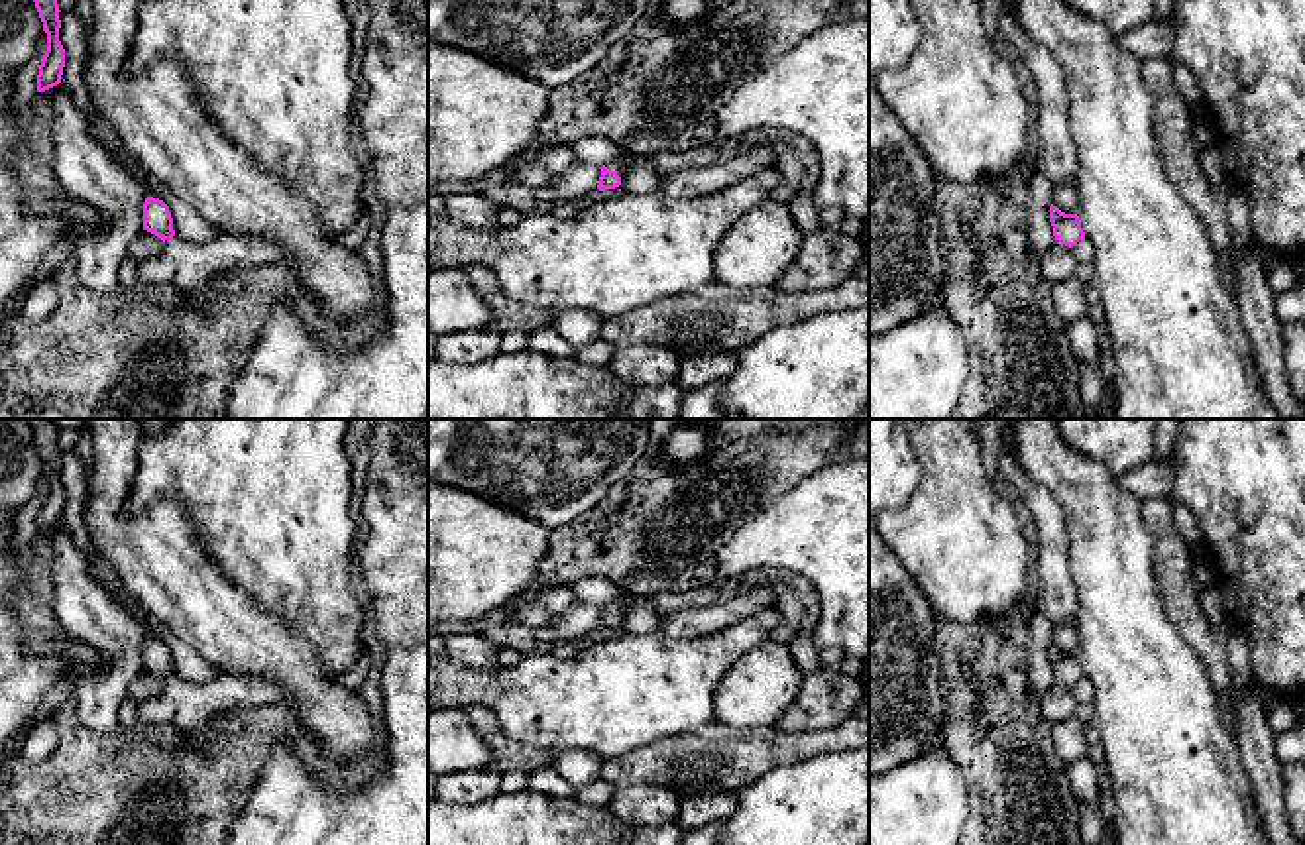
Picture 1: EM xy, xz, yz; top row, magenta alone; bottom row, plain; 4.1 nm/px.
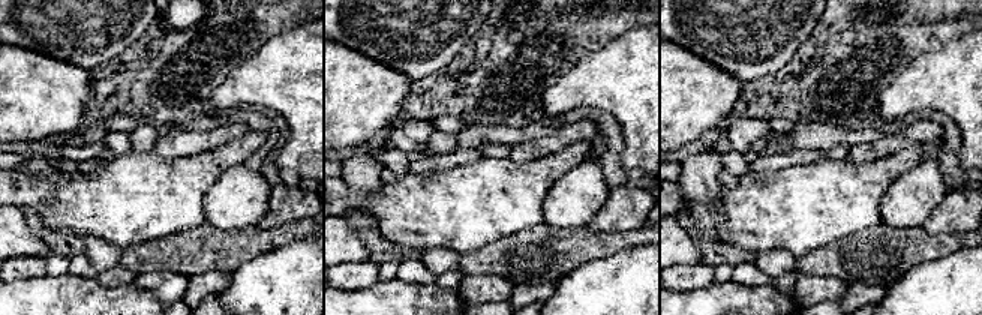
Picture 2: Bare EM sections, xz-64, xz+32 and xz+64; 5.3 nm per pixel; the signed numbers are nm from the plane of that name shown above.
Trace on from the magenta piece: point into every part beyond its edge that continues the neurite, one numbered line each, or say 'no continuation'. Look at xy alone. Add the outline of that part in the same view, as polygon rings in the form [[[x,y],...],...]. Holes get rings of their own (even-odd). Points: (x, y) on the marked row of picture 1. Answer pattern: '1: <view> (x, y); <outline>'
1: xy (189, 266); [[[216,230],[204,244],[173,236],[157,255],[136,261],[138,277],[145,283],[173,283],[195,305],[204,307],[206,285],[222,269],[244,267],[248,261],[279,259],[283,250],[259,236],[238,236]]]

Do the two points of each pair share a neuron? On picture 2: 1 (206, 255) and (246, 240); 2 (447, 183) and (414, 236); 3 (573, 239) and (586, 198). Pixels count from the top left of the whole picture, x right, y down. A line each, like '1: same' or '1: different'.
1: same
2: same
3: different

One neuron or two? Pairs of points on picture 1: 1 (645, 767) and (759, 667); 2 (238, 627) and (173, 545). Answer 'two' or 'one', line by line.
1: two
2: one

